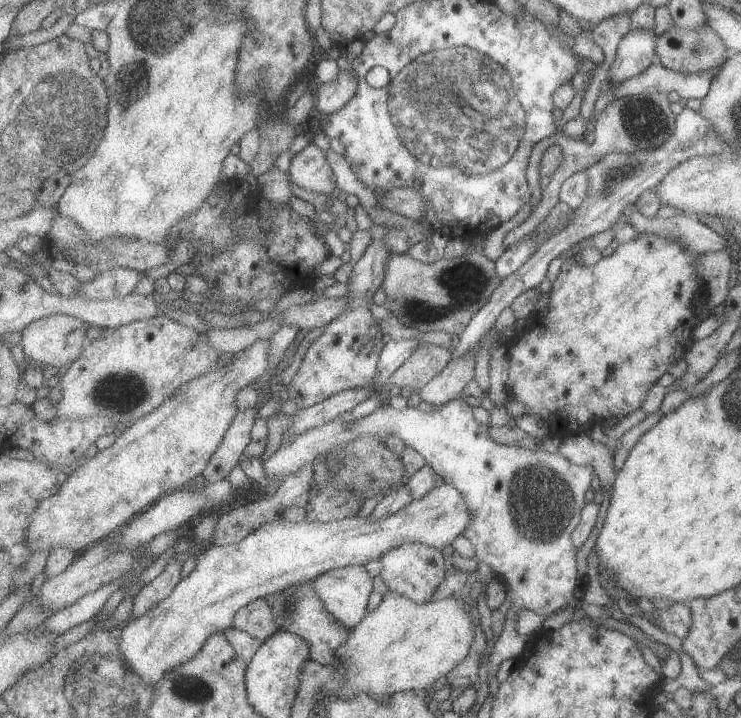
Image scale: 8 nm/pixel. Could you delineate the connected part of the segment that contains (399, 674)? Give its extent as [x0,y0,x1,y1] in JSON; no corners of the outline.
[335,590,475,700]

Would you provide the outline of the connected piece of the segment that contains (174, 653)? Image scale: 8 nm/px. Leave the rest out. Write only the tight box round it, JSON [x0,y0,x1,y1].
[119,483,473,684]

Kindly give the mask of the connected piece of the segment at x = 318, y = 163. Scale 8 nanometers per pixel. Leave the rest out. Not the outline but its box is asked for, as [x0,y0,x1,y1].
[289,143,337,196]

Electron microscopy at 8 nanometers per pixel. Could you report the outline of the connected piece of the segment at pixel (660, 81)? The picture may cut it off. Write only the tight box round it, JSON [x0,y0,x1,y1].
[606,62,716,100]

